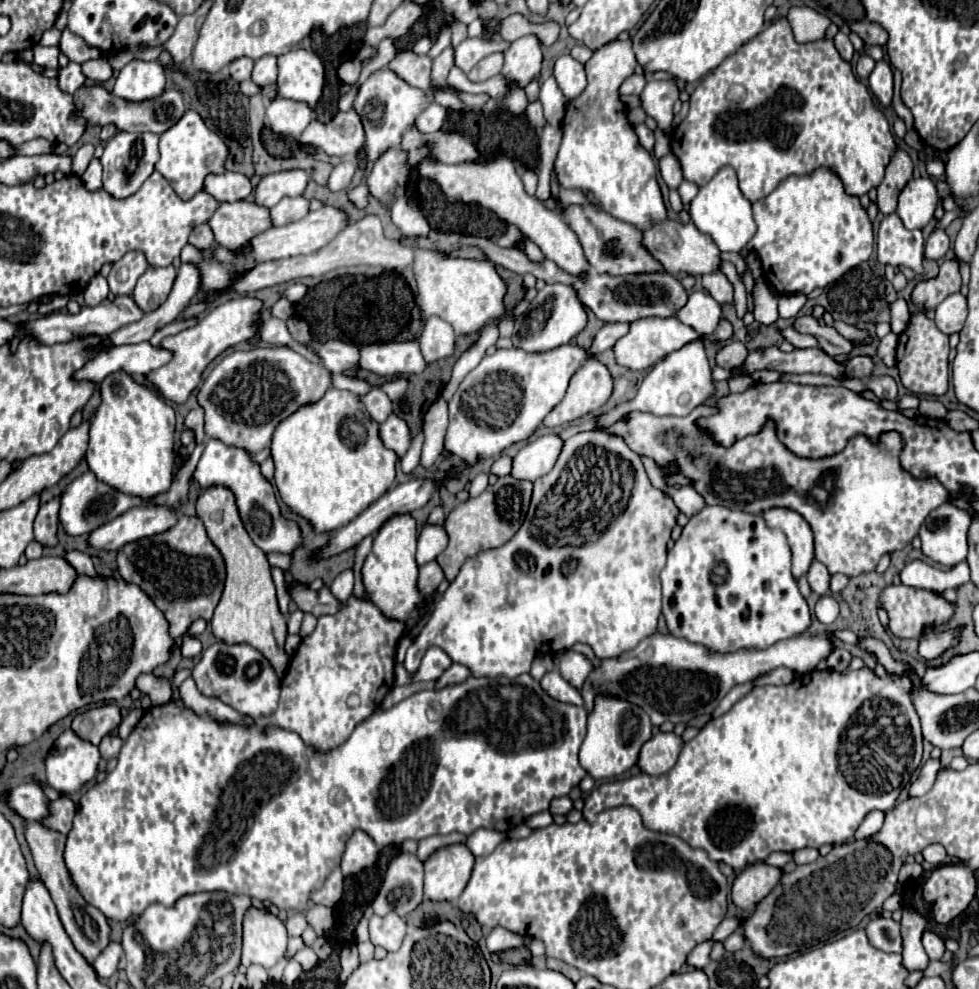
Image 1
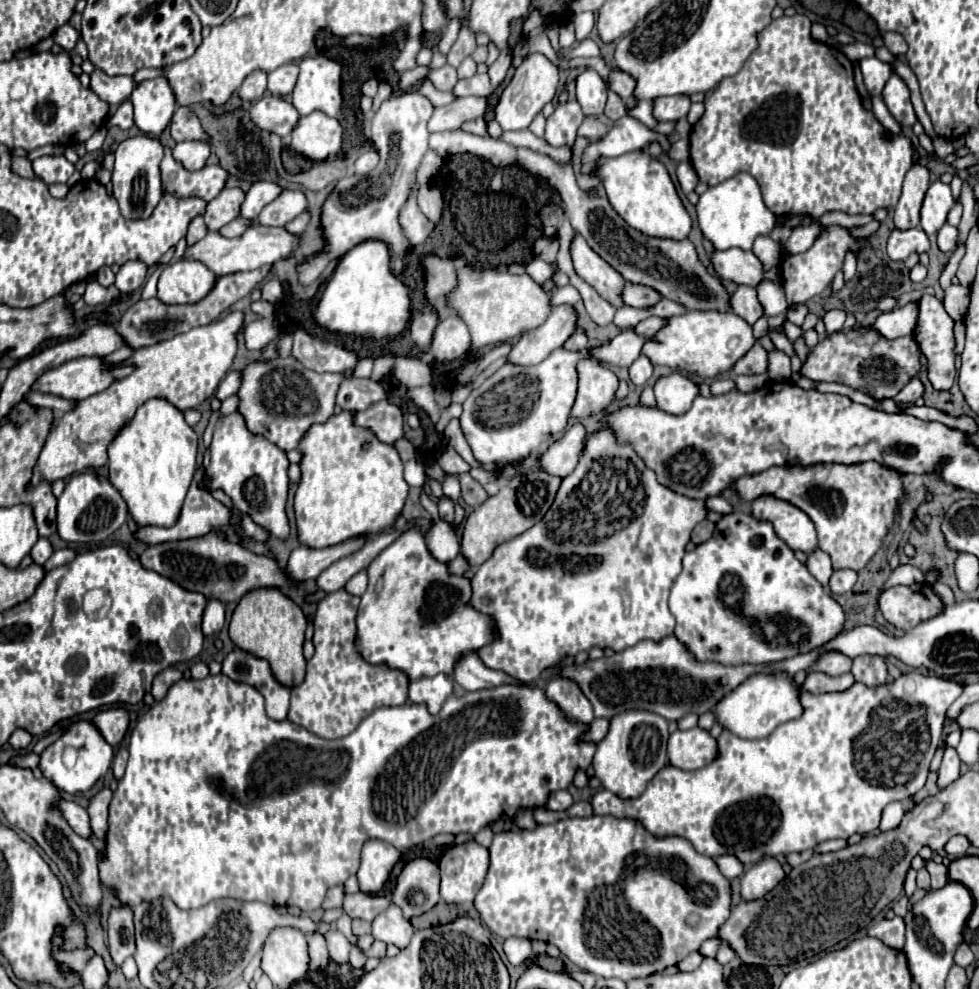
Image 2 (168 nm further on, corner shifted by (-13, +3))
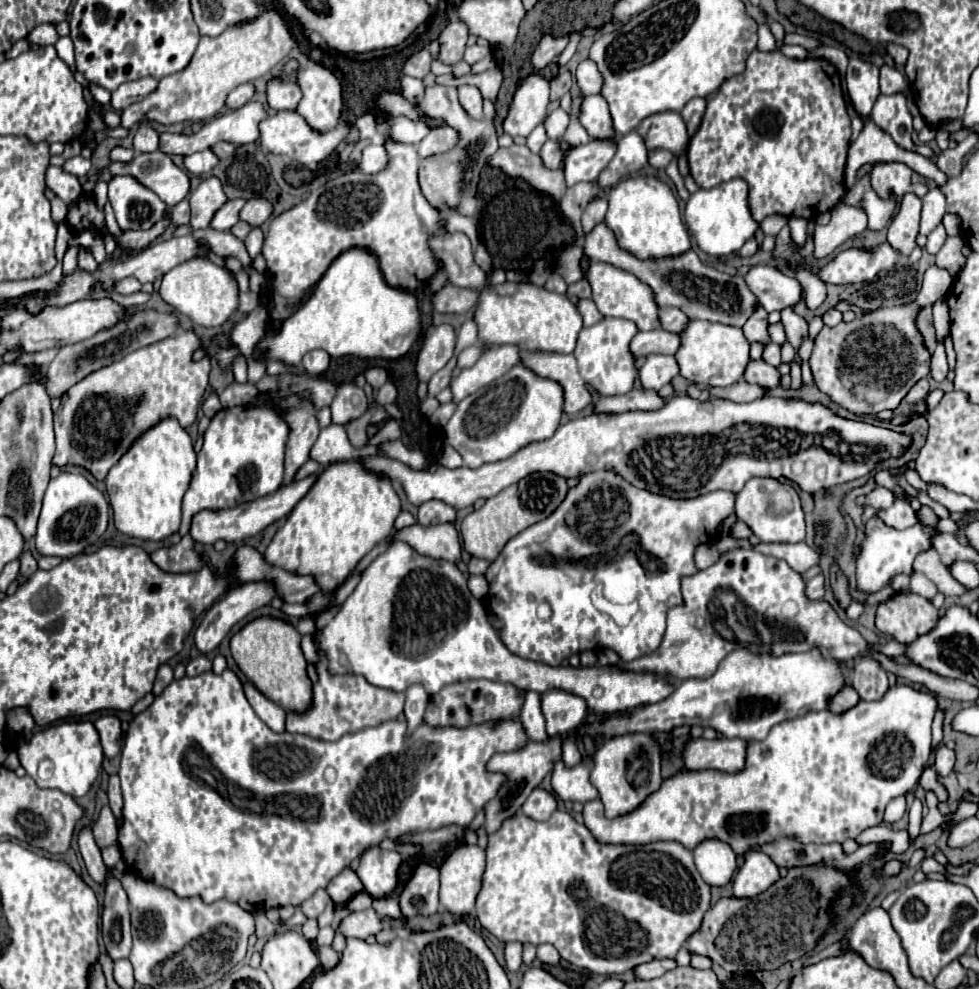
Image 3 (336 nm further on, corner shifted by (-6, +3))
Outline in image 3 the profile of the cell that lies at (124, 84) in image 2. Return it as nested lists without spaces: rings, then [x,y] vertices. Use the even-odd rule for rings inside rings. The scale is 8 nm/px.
[[[153,77],[129,81],[129,83],[121,85],[117,91],[113,91],[111,107],[121,113],[121,109],[127,109],[131,103],[141,101],[141,97],[147,97],[149,93],[153,93],[153,89],[157,89],[157,79],[153,79]]]

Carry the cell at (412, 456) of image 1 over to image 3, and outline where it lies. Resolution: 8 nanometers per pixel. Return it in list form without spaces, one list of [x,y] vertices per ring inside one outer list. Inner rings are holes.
[[[427,501],[419,507],[419,515],[417,515],[417,523],[423,527],[431,527],[431,525],[439,525],[439,523],[455,523],[455,509],[445,505],[443,501]]]

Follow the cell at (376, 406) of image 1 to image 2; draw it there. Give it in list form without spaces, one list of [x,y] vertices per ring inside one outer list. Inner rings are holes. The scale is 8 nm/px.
[[[348,379],[340,385],[336,403],[340,405],[340,409],[364,411],[384,399],[388,399],[388,393],[380,383],[372,379]]]

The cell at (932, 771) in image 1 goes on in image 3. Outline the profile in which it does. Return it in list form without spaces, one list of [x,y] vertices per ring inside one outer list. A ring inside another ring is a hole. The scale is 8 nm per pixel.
[[[941,745],[935,753],[935,771],[939,775],[947,775],[953,771],[953,765],[955,765],[955,753],[949,747]]]

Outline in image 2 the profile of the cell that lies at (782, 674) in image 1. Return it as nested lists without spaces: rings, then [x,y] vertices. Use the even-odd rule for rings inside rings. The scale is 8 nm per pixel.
[[[812,671],[806,675],[804,679],[804,689],[810,691],[810,693],[830,693],[830,691],[844,691],[848,689],[850,685],[854,683],[854,677],[852,673],[844,673],[840,677],[830,677],[826,673],[820,673],[820,671]]]

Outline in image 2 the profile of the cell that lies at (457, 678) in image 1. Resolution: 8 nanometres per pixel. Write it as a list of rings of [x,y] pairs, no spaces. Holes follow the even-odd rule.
[[[436,675],[436,677],[422,677],[420,681],[410,681],[408,697],[412,703],[426,703],[430,713],[438,713],[444,701],[454,691],[454,677],[452,675]]]

